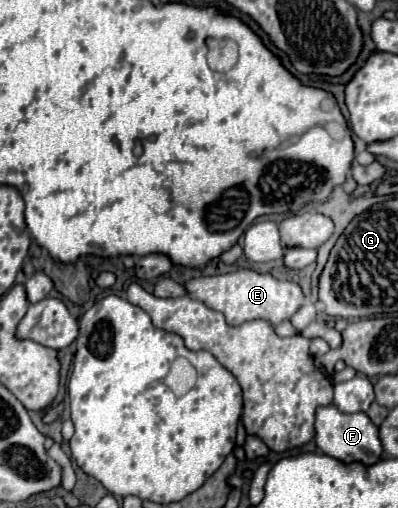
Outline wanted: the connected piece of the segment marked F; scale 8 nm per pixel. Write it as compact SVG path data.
M334 404L320 406L320 408L316 408L314 430L316 430L316 436L314 436L316 446L324 454L328 454L336 460L342 460L342 462L362 460L366 464L374 464L382 456L382 444L380 444L380 438L378 438L378 428L370 422L370 418L364 412L344 414Z

